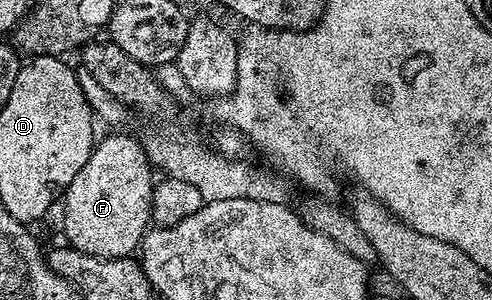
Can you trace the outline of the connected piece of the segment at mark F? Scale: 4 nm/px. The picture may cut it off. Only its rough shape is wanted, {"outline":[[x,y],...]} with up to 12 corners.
{"outline":[[137,139],[93,148],[65,202],[68,246],[124,259],[151,227]]}

